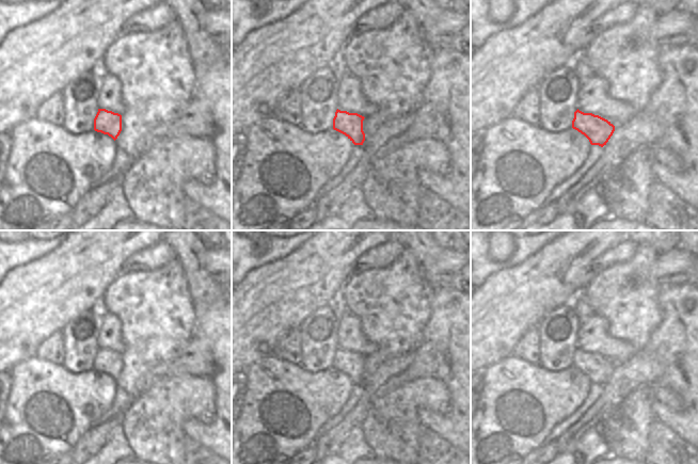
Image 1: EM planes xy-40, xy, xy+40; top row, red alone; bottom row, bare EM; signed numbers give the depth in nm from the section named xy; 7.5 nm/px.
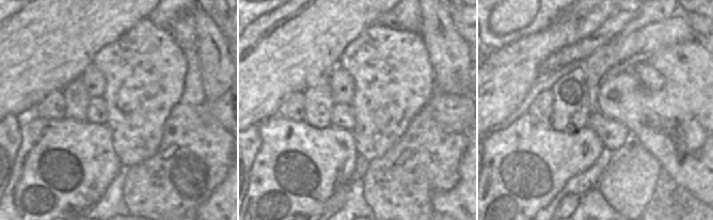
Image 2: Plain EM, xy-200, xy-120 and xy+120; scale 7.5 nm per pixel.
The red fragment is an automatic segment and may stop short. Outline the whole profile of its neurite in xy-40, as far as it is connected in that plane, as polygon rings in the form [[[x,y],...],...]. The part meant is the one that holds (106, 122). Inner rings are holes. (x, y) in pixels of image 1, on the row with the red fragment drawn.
[[[98,109],[94,118],[94,130],[108,134],[115,141],[122,131],[122,115],[106,109]]]

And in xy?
[[[337,109],[333,118],[333,129],[345,134],[354,145],[363,145],[365,141],[364,118],[358,113],[349,113]]]

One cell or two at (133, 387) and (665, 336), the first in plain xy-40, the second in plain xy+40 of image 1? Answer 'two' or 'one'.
two

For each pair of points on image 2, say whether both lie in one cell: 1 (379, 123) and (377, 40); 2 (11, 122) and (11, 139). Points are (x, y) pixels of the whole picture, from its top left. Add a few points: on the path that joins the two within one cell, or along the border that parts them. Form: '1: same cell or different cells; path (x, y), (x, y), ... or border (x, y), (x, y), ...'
1: same cell; path (379, 103), (379, 60)
2: same cell; path (11, 126), (11, 135)

